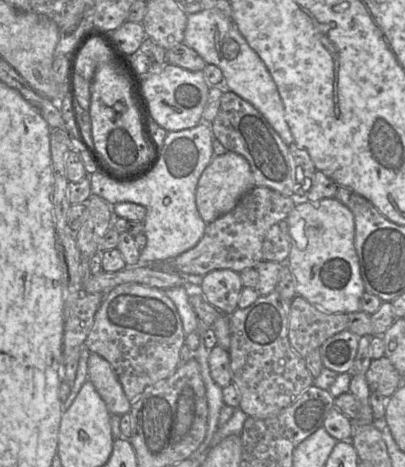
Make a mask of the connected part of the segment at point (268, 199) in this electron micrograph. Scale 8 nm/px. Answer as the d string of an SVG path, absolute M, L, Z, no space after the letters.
M255 186L231 211L208 223L199 242L167 262L171 267L167 269L175 269L180 274L205 275L216 269L231 269L240 273L245 268L256 268L264 260L262 246L267 231L272 225L285 220L294 206L291 197L265 186Z

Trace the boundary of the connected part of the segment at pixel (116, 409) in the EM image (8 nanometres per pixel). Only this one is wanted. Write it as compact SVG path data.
M96 353L88 358L88 380L106 404L110 414L124 415L130 412L131 402L110 363Z

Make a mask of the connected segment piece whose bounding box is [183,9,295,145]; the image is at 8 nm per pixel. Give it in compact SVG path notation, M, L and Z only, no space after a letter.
M208 9L188 14L184 44L195 50L206 62L218 66L224 76L223 87L252 104L269 122L282 140L290 145L295 139L286 121L283 100L268 68L248 44L233 19L219 10Z

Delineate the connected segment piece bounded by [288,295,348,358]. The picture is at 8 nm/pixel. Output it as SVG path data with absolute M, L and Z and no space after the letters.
M300 295L291 300L288 338L292 349L302 358L347 327L347 314L327 313Z

